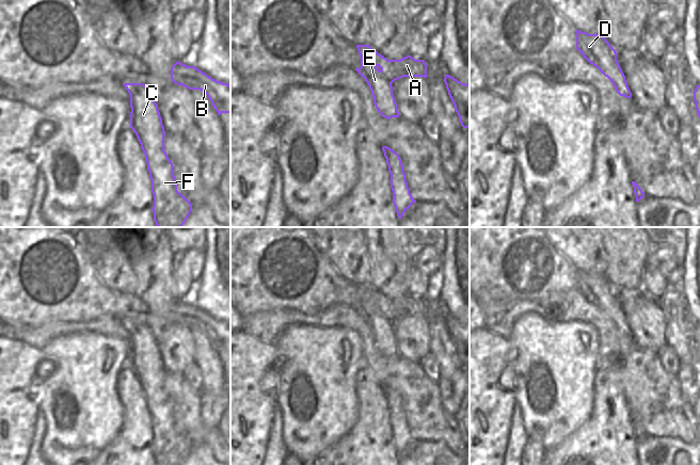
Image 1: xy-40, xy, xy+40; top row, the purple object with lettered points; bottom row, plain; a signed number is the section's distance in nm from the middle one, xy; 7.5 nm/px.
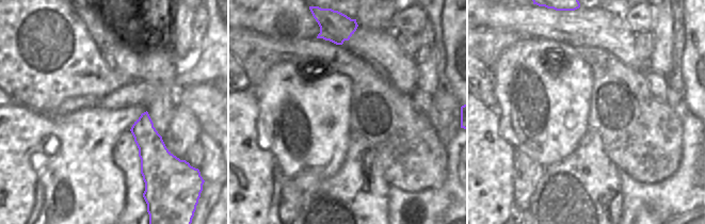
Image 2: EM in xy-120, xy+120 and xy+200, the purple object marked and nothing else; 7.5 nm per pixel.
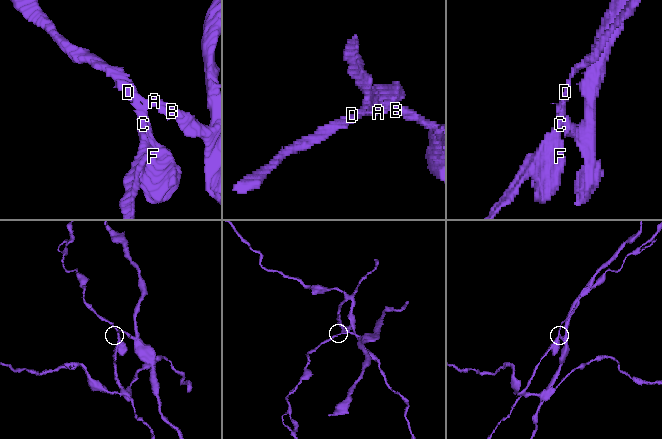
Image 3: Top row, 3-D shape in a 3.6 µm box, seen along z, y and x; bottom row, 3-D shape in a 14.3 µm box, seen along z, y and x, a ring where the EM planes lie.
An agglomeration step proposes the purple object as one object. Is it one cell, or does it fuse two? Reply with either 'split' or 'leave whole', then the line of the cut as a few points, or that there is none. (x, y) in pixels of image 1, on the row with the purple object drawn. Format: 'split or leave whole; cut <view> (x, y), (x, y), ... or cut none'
split; cut xy (392, 60), (395, 79)

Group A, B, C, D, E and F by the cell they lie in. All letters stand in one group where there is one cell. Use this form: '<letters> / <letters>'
A B / C D E F

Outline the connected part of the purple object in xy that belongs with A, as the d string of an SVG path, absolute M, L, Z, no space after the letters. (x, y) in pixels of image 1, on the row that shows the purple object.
M407 55L400 60L393 60L395 69L395 80L402 77L424 77L427 78L427 64L424 60L415 60Z

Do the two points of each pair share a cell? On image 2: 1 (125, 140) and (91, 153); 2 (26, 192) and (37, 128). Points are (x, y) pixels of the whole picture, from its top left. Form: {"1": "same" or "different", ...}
{"1": "different", "2": "same"}

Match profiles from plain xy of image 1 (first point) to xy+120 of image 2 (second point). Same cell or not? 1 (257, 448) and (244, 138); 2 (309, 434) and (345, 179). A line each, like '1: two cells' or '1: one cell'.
1: one cell
2: two cells

